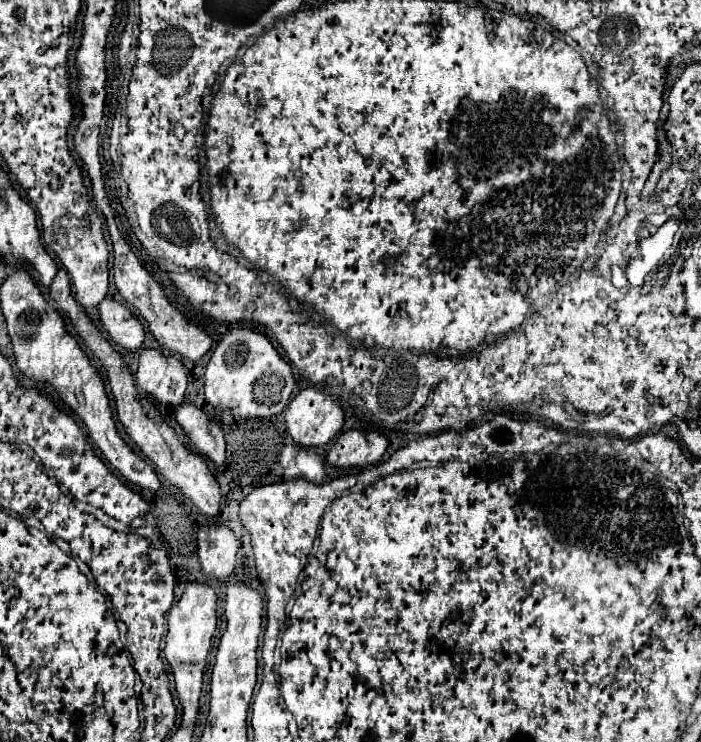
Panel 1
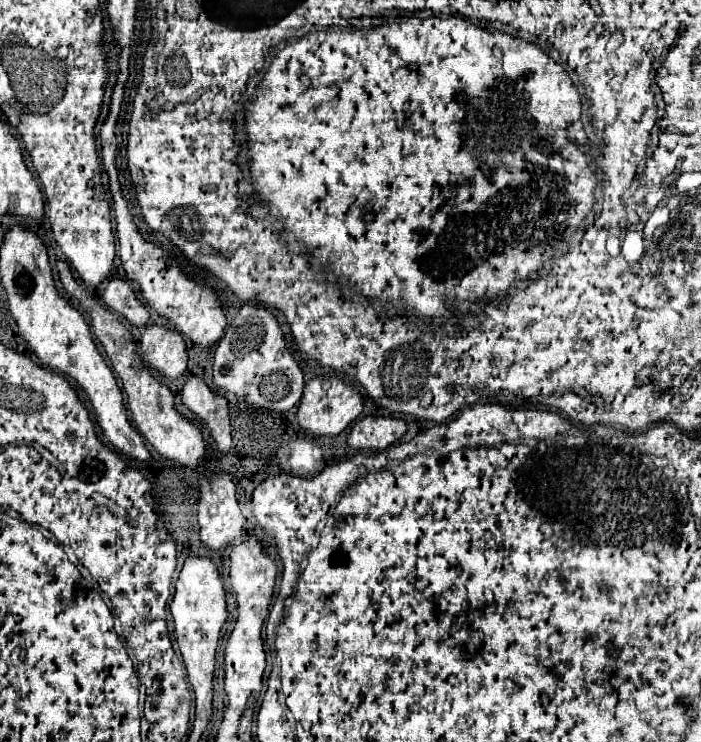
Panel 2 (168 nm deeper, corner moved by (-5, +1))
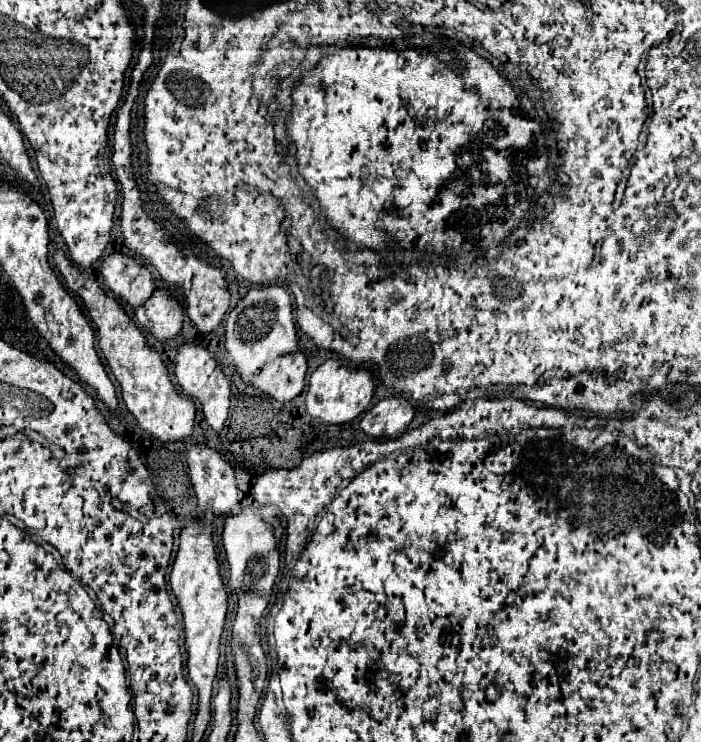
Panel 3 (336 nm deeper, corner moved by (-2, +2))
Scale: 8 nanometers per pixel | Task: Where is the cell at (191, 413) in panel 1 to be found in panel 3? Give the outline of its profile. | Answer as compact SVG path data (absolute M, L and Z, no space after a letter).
M184 342L178 346L178 354L174 360L174 374L184 394L190 398L196 398L202 404L206 422L216 432L220 432L224 428L224 420L228 418L228 408L230 408L230 382L224 376L222 364L202 344Z

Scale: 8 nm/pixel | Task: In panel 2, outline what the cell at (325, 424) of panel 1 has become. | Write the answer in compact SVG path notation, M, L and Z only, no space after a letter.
M315 377L305 385L301 403L299 403L299 411L297 411L297 421L303 429L307 429L309 433L323 437L323 435L339 435L349 423L353 423L357 419L357 415L363 409L363 401L359 391L355 391L353 387L345 385L343 381L335 379L335 377Z

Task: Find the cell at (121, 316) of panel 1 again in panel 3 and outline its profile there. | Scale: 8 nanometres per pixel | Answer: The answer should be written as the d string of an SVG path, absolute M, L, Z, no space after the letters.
M112 252L102 258L100 274L104 278L106 288L118 296L124 298L132 308L146 302L146 298L154 292L154 276L152 272L142 264L140 258Z

